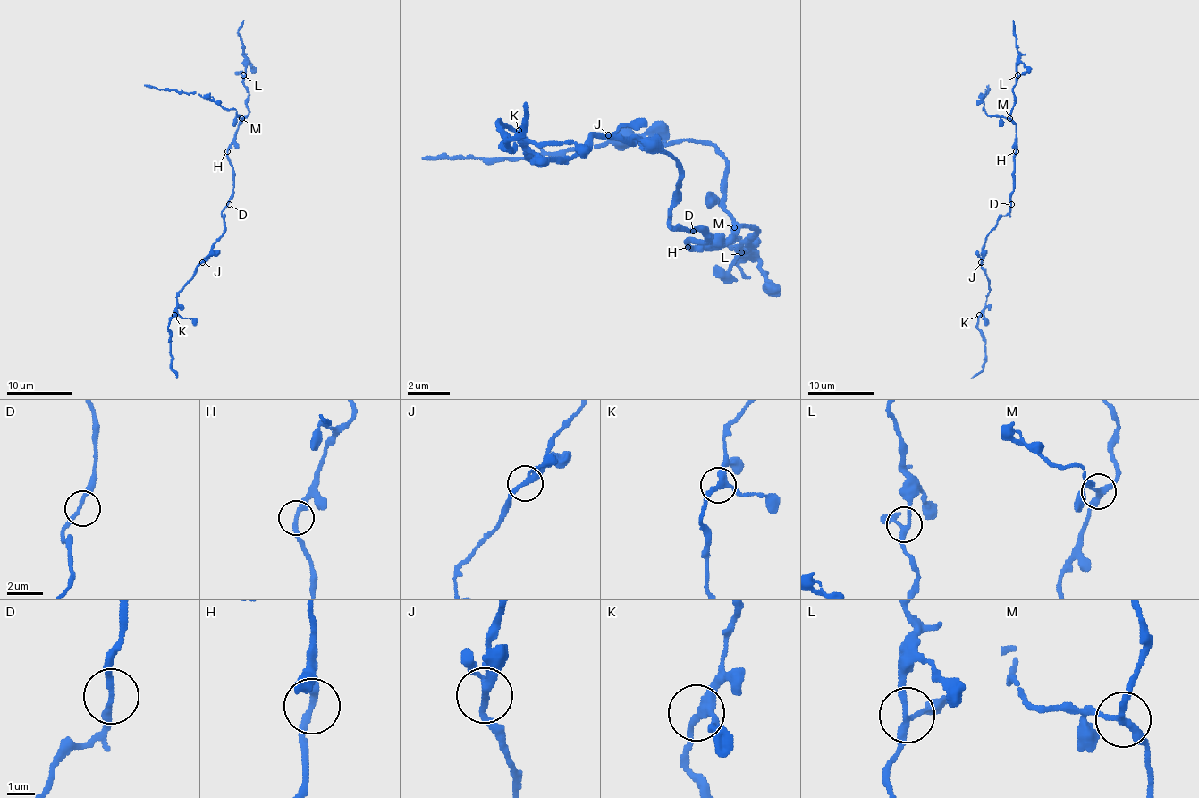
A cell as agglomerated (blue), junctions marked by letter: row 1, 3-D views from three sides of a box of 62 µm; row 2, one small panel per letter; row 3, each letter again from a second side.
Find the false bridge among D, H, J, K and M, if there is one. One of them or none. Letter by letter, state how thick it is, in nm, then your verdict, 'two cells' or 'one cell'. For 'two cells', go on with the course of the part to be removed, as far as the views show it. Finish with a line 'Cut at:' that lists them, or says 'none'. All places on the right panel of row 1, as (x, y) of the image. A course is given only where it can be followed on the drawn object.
D: calibre 200 nm; one cell
H: calibre 280 nm; one cell
J: calibre 220 nm; one cell
K: calibre 260 nm; one cell
M: calibre 240 nm; one cell
Cut at: none

